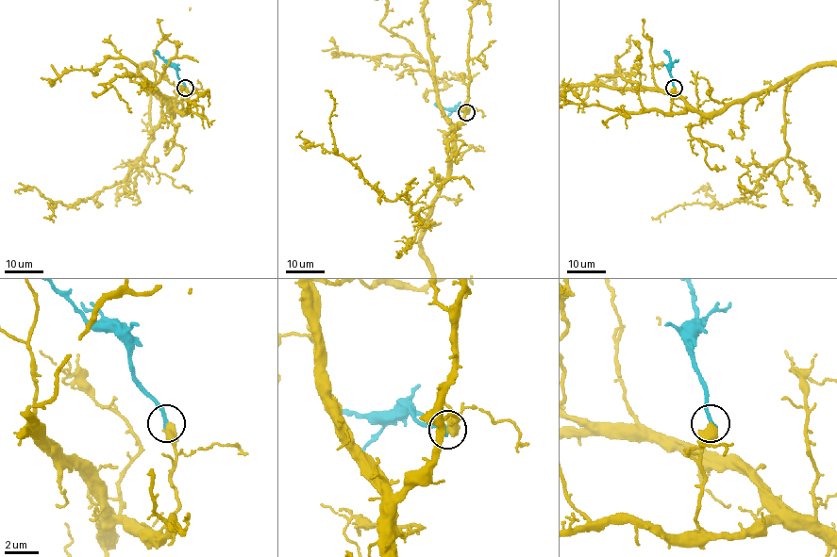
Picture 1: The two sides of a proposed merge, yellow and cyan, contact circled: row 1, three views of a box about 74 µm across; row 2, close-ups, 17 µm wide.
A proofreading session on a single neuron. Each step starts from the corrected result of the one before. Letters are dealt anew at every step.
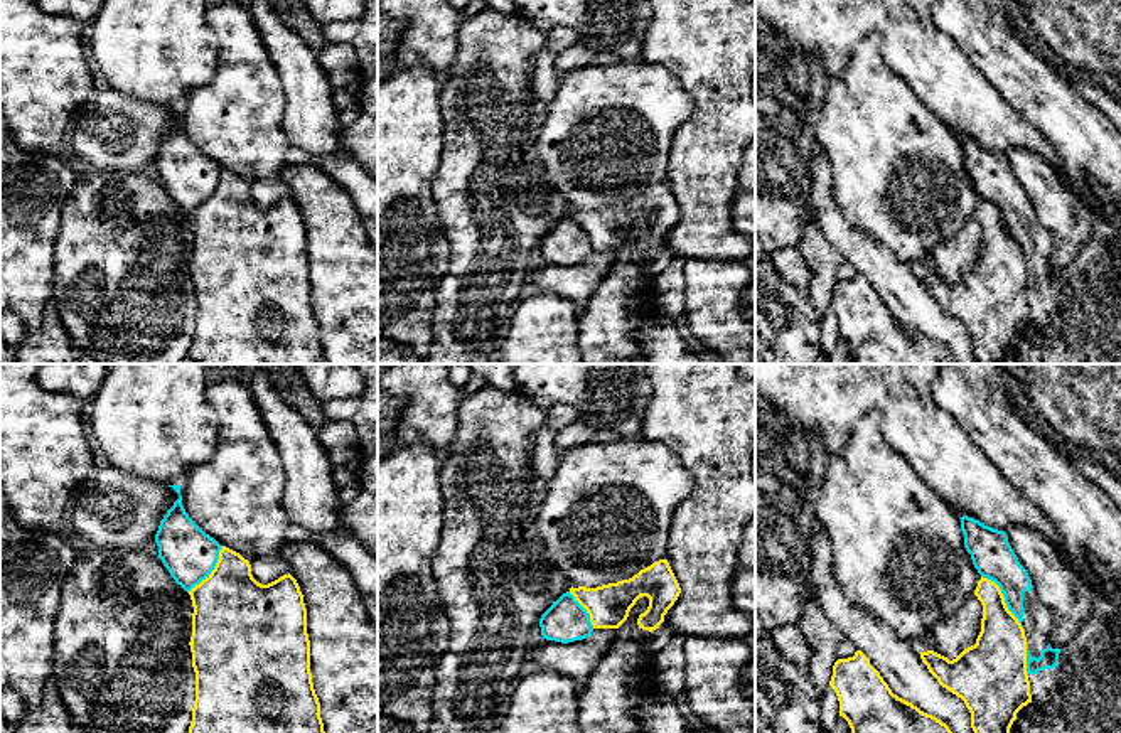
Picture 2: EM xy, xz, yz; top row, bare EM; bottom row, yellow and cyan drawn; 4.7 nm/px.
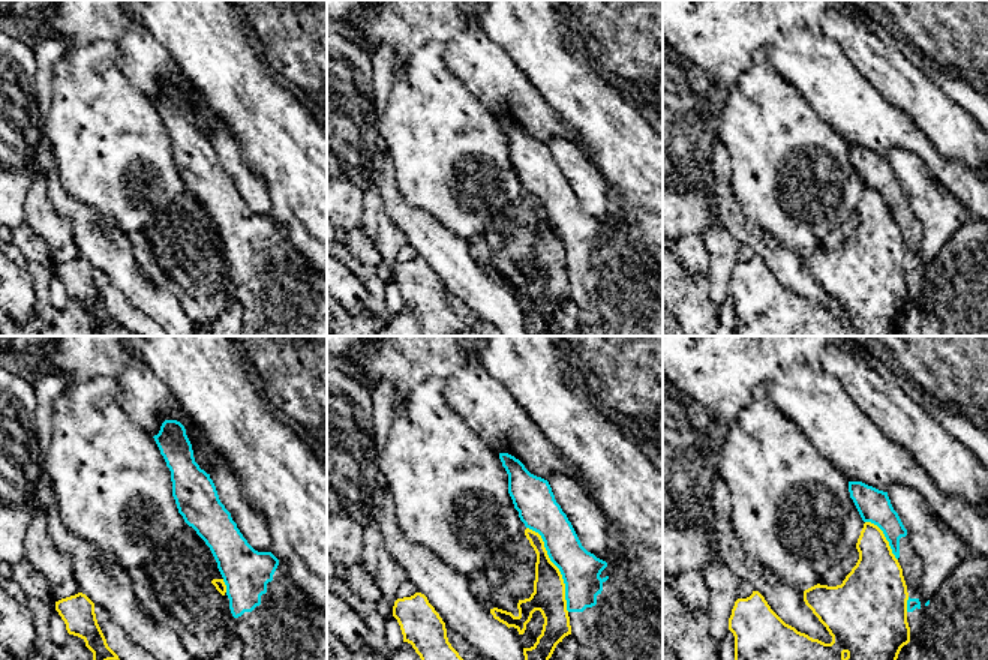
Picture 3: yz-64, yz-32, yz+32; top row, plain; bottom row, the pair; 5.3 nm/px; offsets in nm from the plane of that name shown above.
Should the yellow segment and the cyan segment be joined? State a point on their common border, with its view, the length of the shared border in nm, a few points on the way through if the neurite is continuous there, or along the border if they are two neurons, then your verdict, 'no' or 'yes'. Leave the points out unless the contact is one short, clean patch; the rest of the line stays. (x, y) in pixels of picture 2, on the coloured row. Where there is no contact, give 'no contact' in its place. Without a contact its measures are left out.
meets yellow in yz at (1003, 600); contact 340 nm long; no

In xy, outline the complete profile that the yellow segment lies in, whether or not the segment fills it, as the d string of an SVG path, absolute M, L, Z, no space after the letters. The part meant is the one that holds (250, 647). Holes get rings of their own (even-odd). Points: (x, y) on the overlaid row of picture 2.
M221 546L211 575L190 591L196 701L189 733L325 733L310 672L307 608L288 573L261 585L239 553Z

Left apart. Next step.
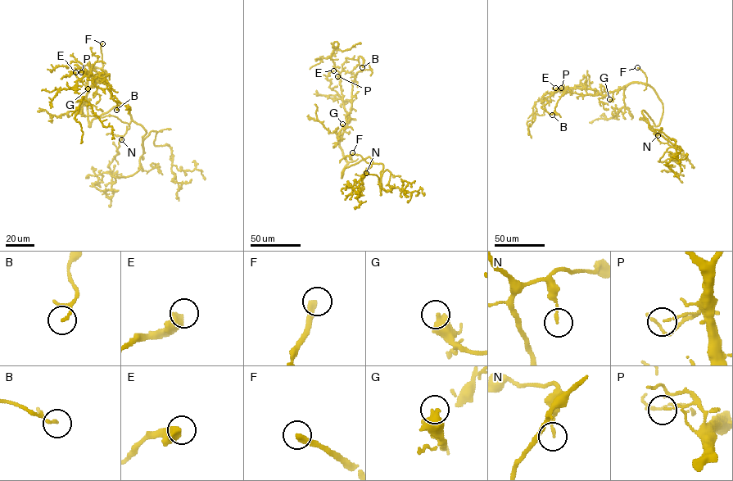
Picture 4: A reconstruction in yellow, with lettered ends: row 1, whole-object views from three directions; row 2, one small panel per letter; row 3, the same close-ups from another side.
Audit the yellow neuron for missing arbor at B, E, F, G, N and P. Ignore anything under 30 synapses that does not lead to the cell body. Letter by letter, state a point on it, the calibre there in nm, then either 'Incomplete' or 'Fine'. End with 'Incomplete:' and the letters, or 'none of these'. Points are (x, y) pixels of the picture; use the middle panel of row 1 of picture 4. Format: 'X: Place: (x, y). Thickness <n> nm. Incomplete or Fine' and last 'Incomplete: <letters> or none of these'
B: Place: (362, 67). Thickness 100 nm. Fine
E: Place: (333, 70). Thickness 500 nm. Fine
F: Place: (352, 152). Thickness 300 nm. Incomplete
G: Place: (342, 124). Thickness 550 nm. Fine
N: Place: (366, 173). Thickness 130 nm. Fine
P: Place: (337, 76). Thickness 100 nm. Fine
Incomplete: F

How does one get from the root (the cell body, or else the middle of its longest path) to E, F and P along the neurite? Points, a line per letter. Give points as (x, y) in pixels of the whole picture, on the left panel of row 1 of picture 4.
E: (86, 95), (86, 82), (95, 67), (83, 65), (96, 82), (84, 68), (75, 68), (65, 75), (75, 72)
F: (86, 95), (89, 74), (95, 68), (102, 66), (102, 43)
P: (86, 95), (86, 82), (95, 67), (88, 64), (83, 65), (96, 82), (90, 74), (81, 72)

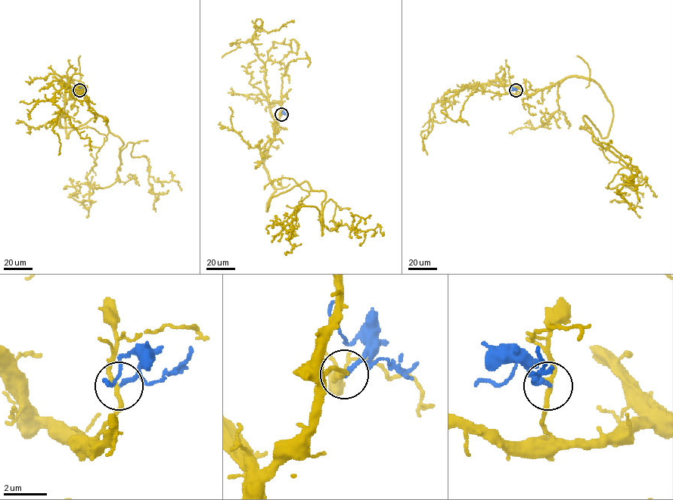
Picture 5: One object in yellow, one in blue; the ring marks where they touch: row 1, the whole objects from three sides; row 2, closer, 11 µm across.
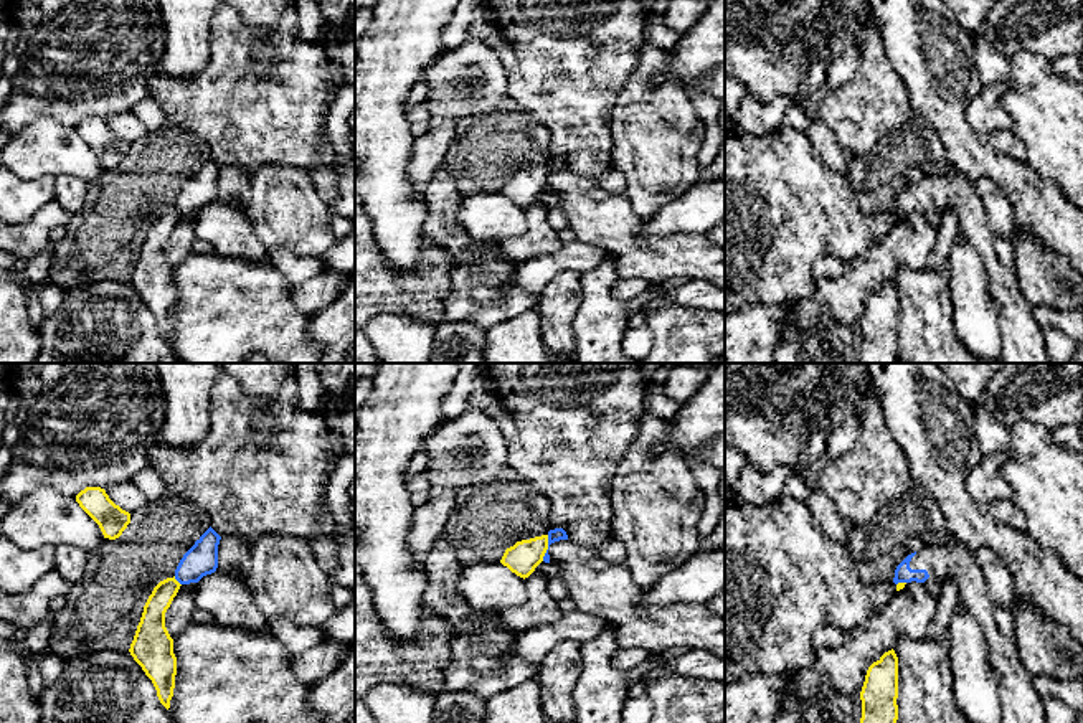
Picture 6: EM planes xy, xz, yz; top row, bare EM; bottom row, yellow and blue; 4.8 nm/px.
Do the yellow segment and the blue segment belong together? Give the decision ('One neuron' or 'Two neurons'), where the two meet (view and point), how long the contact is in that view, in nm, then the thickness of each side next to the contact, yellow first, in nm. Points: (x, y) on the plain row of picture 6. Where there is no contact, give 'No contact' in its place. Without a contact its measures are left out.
Two neurons. Touches yellow at xz (547, 179). Shared border 130 nm. Thickness 160 nm (yellow) against 60 nm

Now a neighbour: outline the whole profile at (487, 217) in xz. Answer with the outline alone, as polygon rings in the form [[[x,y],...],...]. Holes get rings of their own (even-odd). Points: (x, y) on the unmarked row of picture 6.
[[[500,191],[461,196],[457,221],[475,244],[499,244],[504,239],[522,236],[528,226],[525,210]]]

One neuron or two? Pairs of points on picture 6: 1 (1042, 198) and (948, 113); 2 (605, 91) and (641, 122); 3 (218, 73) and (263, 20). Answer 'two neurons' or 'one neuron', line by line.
1: one neuron
2: two neurons
3: two neurons

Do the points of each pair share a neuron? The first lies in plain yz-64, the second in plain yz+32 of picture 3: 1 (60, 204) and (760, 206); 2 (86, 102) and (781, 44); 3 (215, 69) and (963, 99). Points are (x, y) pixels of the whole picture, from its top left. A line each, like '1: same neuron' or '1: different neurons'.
1: different neurons
2: different neurons
3: different neurons

